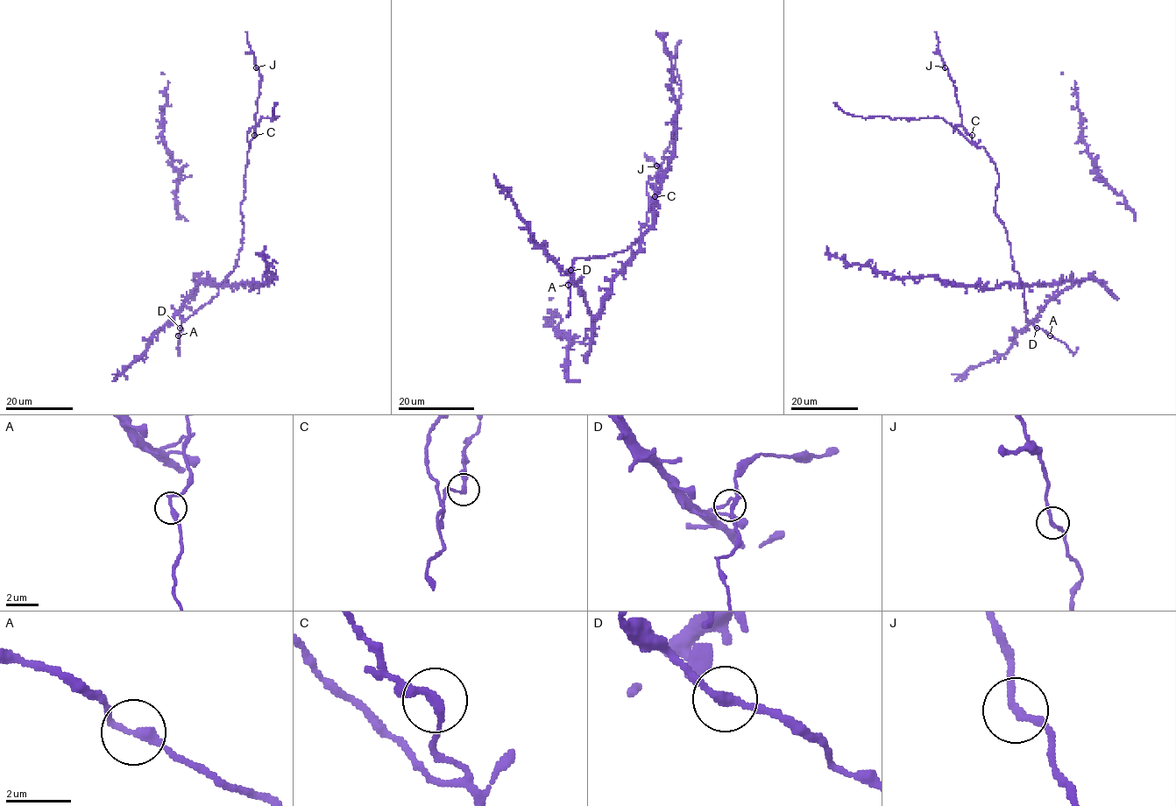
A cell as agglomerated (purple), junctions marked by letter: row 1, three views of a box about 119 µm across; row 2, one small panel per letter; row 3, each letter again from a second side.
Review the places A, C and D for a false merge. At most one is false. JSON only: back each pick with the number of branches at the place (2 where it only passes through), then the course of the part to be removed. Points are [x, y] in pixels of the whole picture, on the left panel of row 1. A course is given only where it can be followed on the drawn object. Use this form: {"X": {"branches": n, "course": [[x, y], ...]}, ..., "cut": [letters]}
{"cut": []}

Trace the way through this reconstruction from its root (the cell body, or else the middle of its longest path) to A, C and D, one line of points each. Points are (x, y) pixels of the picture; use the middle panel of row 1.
A: (591, 258), (577, 258), (572, 263), (572, 279), (568, 285)
C: (591, 258), (613, 256), (641, 241), (638, 223), (643, 226), (643, 223), (644, 228), (650, 198), (655, 196)
D: (591, 258), (577, 258), (570, 270)

